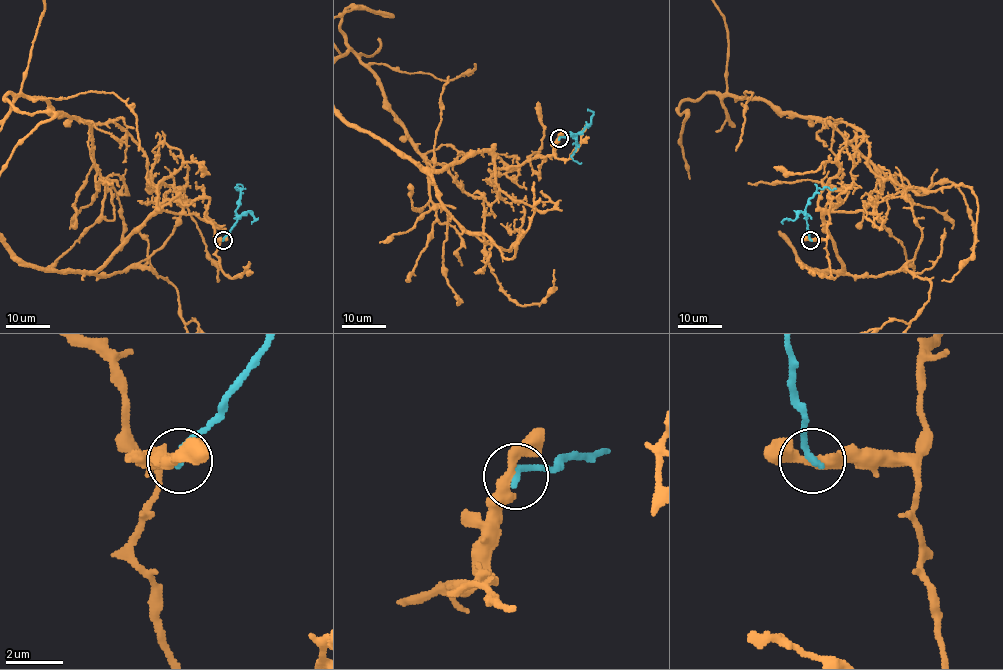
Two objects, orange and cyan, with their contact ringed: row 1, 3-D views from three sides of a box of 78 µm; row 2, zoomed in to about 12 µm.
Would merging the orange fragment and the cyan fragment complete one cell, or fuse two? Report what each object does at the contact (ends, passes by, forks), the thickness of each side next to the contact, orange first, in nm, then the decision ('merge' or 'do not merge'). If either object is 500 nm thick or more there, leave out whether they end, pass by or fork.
orange passes by; cyan ends; calibres 400 and 240 nm; do not merge

